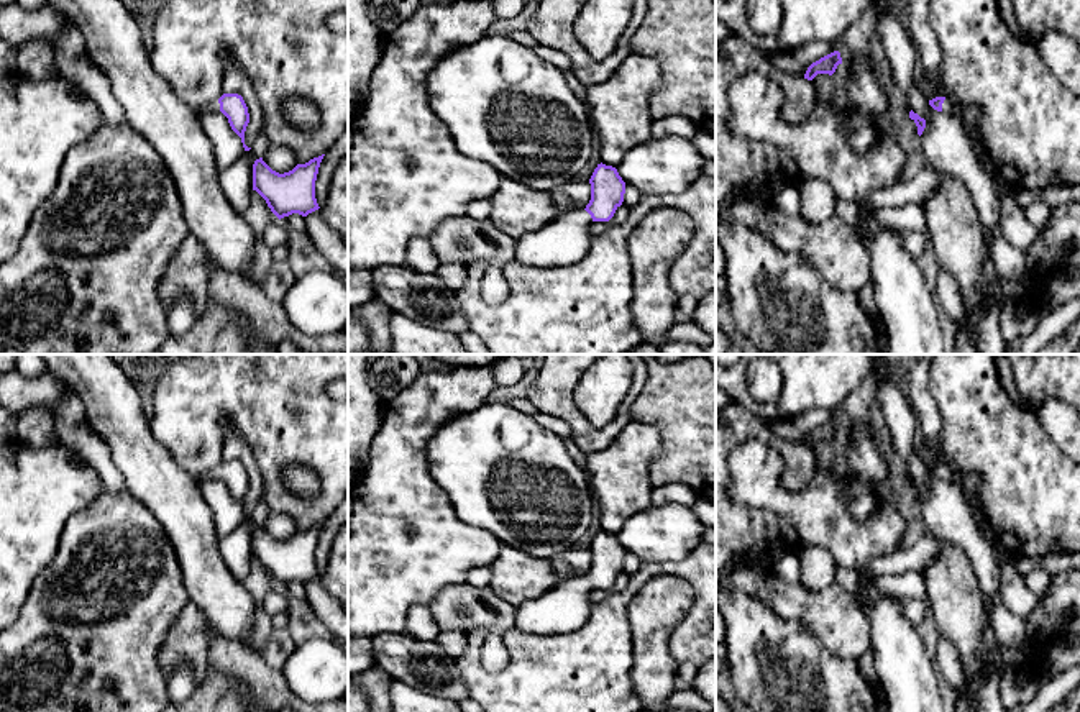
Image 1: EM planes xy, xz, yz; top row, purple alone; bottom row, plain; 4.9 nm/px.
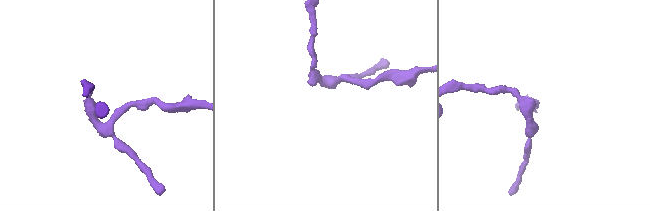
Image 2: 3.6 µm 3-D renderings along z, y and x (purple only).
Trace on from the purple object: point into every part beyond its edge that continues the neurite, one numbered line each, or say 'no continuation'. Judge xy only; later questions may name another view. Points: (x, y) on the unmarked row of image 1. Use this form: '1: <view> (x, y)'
1: xy (214, 473)

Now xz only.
1: xz (563, 609)

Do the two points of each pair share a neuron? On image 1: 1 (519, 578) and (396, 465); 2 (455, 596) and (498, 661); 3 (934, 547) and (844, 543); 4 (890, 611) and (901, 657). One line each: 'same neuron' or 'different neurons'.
1: different neurons
2: same neuron
3: different neurons
4: same neuron

